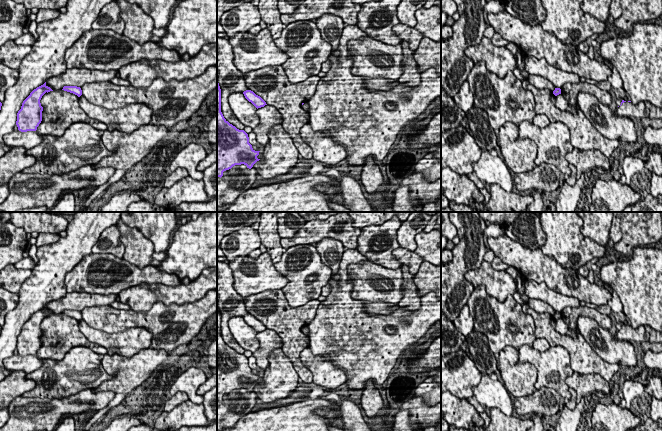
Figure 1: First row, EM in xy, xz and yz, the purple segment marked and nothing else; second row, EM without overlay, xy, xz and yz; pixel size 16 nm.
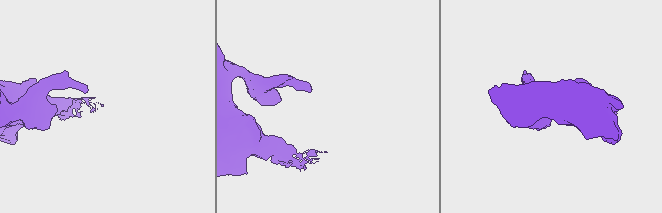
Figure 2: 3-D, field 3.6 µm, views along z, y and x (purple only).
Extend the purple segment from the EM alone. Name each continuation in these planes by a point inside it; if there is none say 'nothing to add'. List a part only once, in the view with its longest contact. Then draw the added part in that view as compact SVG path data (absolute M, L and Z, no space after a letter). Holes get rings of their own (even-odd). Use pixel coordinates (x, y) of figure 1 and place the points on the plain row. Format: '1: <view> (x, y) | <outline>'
1: yz (627, 333) | M627 324L626 326L622 327L622 329L619 330L617 333L618 340L623 340L628 342L634 340L637 343L642 343L649 340L649 337L650 335L649 333L646 332L644 326L640 326L637 329L633 329L631 326Z

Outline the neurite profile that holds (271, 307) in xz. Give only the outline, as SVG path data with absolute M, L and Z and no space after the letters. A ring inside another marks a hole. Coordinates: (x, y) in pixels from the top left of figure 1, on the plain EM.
M266 290L244 300L247 312L274 330L282 340L284 354L293 363L308 348L310 339L302 332L316 316L319 300L300 307L290 307L282 290Z

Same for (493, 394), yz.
M482 375L480 383L473 387L473 396L480 405L499 408L505 415L512 416L513 403L505 385L498 380L492 380L489 375Z

